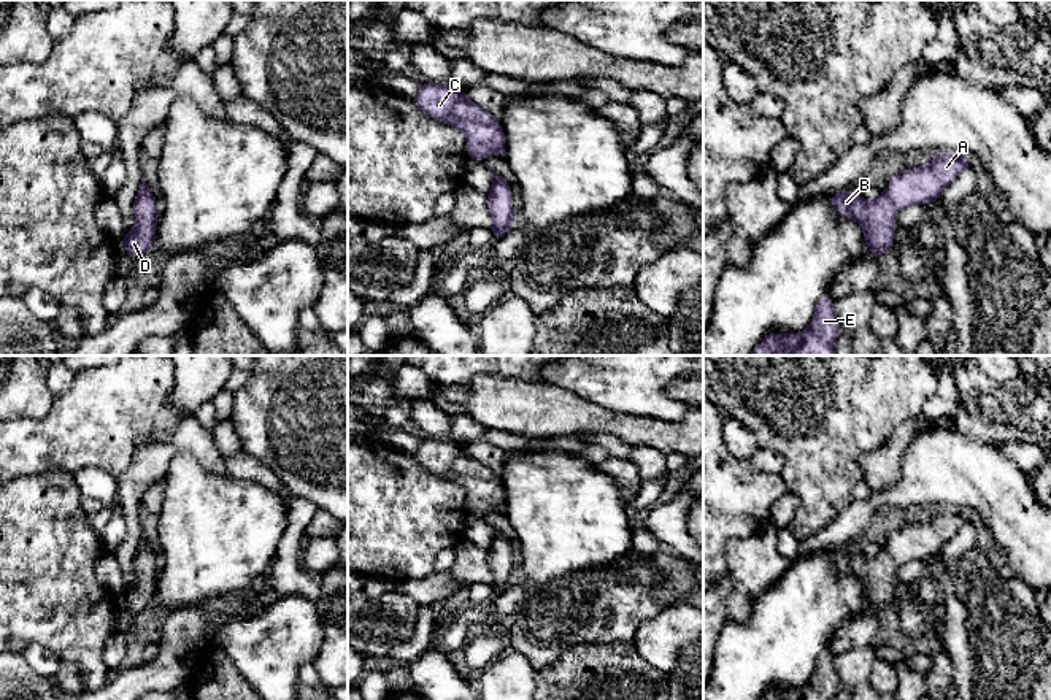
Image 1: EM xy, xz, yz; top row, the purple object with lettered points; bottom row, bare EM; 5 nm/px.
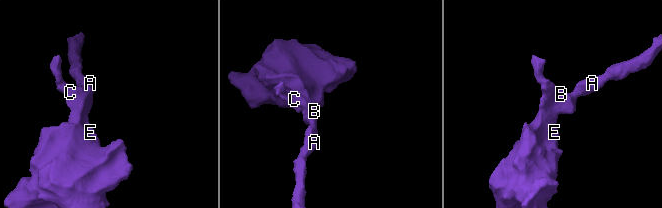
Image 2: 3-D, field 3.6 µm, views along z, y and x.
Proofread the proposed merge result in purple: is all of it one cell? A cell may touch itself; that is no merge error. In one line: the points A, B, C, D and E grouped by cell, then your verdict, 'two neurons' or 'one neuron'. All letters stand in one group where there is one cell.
A B C D E; one neuron

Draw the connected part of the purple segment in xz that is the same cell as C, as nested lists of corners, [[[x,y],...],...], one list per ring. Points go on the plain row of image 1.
[[[424,437],[411,454],[429,473],[460,484],[467,492],[467,510],[481,517],[481,511],[505,511],[505,487],[491,468],[454,441]]]

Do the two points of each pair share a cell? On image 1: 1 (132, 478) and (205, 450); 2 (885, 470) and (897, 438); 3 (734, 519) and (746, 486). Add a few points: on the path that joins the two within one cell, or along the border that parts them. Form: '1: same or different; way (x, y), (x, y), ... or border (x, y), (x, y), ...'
1: same; way (150, 462), (167, 445), (188, 445)
2: same; way (886, 462), (896, 446)
3: same; way (734, 511), (734, 499), (739, 494)

